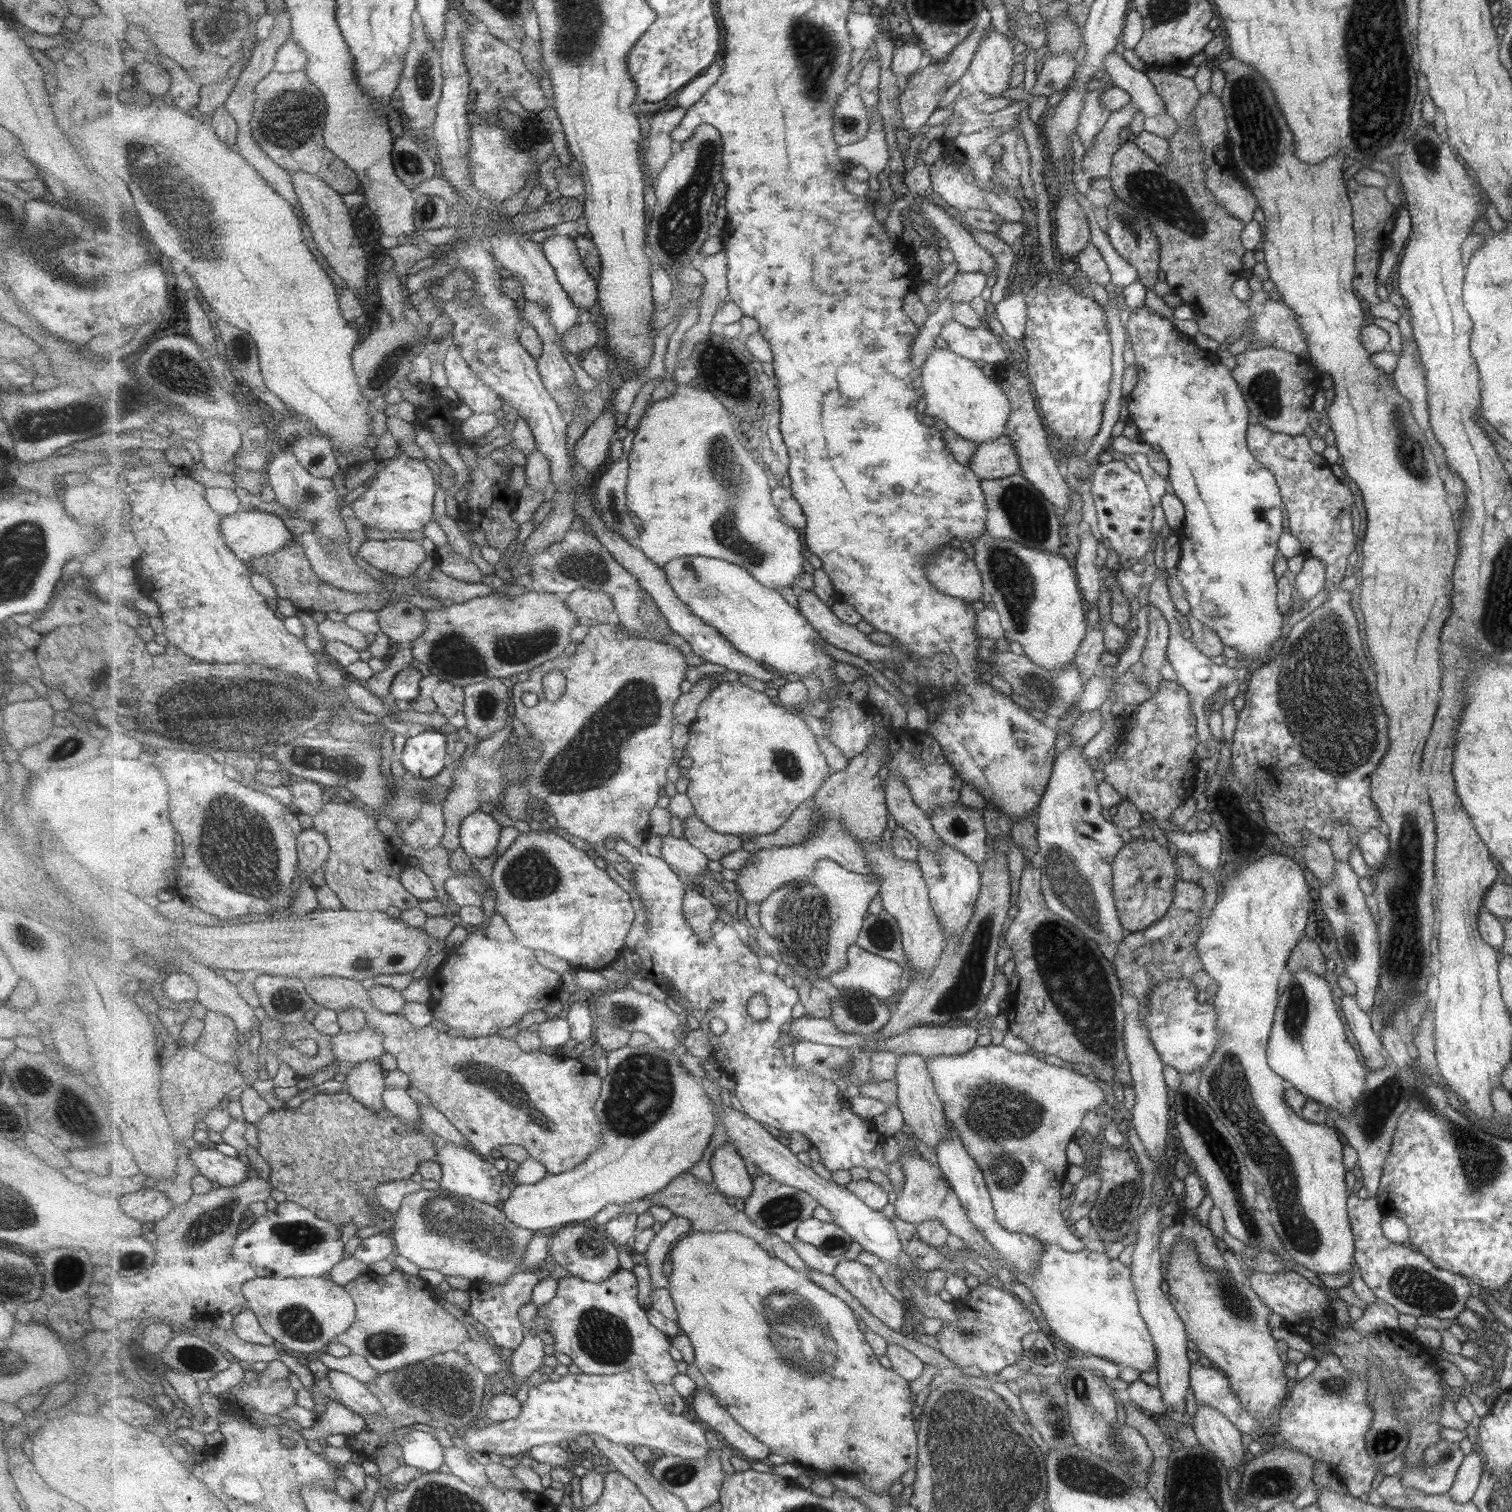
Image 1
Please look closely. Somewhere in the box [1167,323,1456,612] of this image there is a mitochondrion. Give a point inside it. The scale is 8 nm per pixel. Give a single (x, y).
(1410, 454)

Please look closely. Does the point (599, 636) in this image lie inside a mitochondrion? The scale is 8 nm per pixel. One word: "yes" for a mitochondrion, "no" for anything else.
no

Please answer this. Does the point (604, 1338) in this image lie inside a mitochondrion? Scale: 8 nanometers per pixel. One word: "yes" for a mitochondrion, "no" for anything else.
yes

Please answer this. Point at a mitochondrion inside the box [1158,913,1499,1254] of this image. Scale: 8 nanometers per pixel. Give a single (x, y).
(1192, 1108)

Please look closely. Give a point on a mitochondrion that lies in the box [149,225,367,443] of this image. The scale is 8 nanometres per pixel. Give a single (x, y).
(240, 348)

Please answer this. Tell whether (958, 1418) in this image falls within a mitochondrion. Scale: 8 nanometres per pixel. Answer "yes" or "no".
yes

